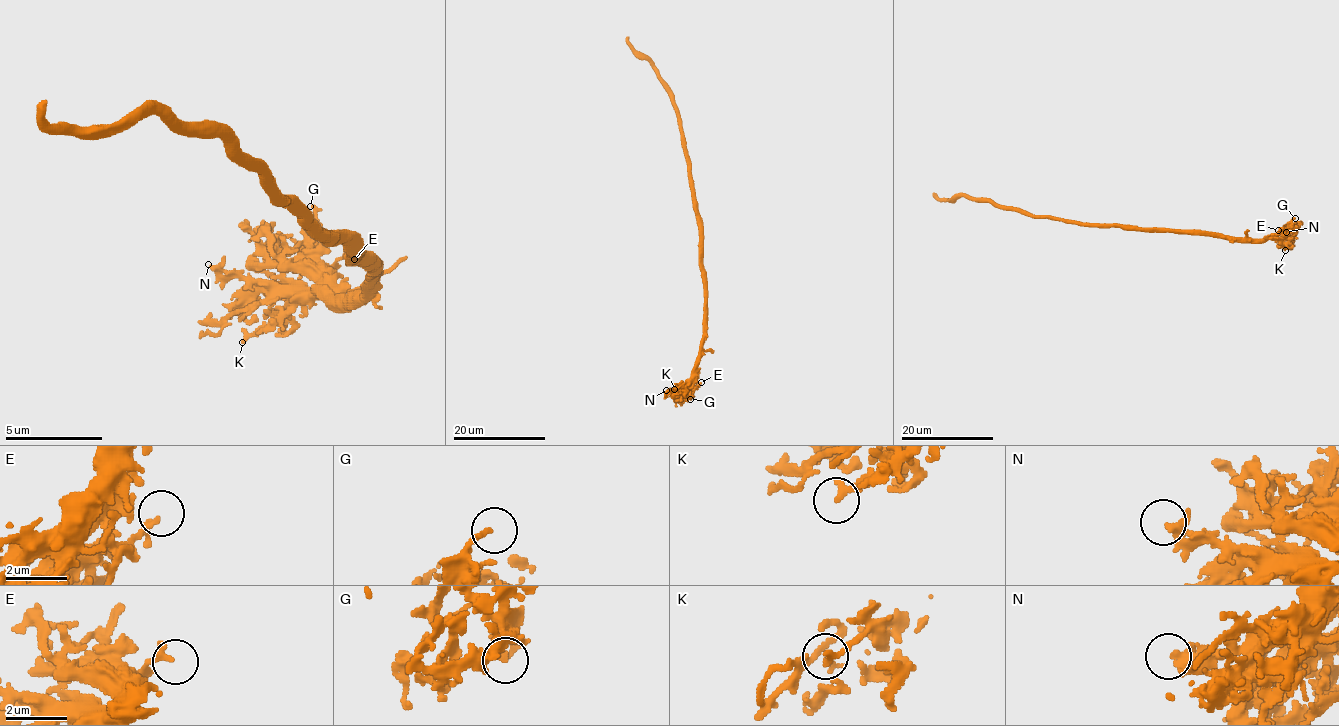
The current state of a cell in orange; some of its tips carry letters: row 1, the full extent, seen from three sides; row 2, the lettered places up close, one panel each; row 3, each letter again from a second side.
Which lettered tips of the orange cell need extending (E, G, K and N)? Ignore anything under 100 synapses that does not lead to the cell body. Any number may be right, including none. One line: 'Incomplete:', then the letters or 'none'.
Incomplete: none

